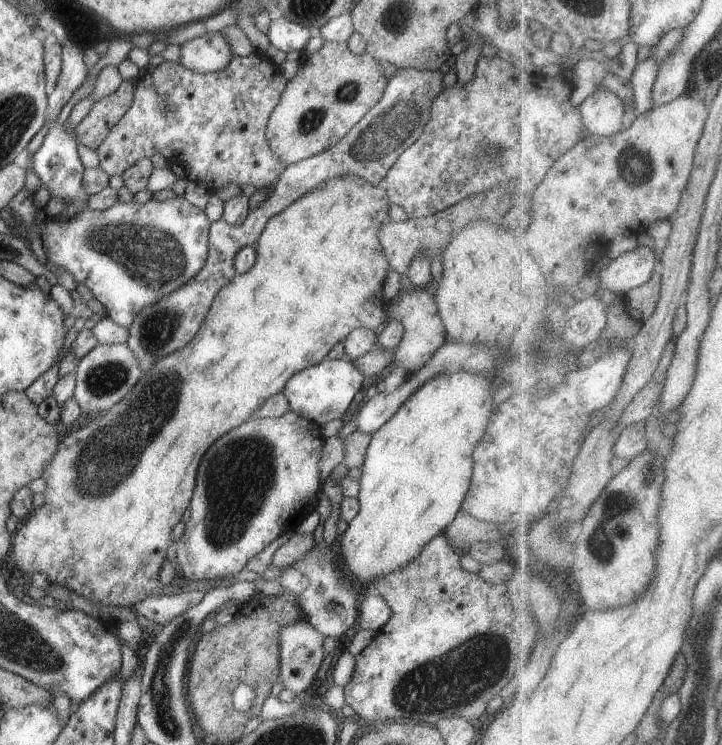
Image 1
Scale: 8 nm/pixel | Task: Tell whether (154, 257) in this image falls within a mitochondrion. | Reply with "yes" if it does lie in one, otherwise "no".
yes

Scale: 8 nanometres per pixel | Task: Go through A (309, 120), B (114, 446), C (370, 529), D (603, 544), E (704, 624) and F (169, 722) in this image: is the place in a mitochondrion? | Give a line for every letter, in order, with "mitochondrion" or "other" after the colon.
A: mitochondrion
B: mitochondrion
C: other
D: mitochondrion
E: mitochondrion
F: mitochondrion

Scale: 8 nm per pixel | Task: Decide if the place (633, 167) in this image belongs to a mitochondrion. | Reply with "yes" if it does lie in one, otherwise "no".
yes

